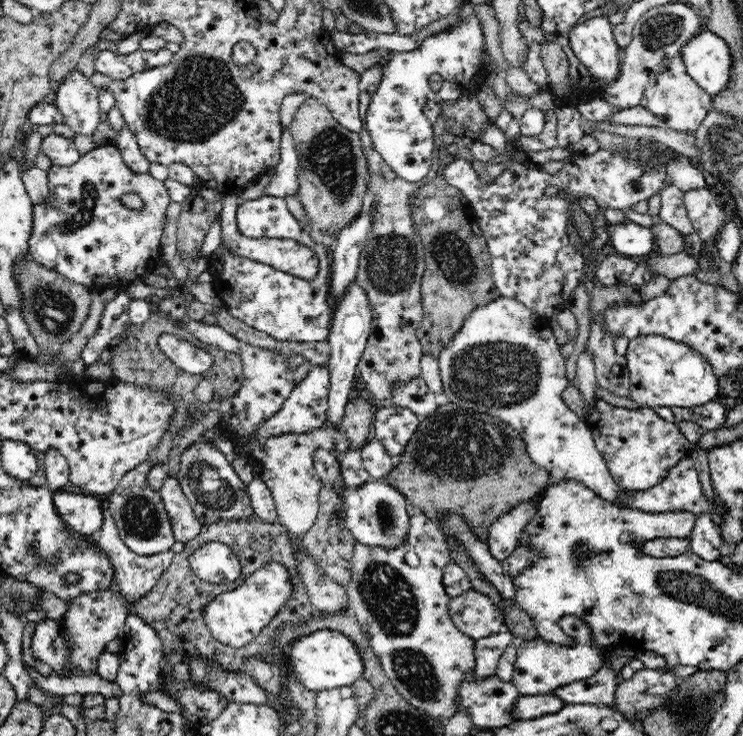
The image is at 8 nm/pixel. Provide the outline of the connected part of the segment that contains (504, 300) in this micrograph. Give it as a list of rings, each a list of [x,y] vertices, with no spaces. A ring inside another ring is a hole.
[[[504,296],[473,311],[464,320],[462,328],[452,336],[452,341],[443,346],[437,358],[444,394],[457,406],[489,414],[509,424],[525,440],[532,462],[550,473],[548,485],[562,479],[578,480],[600,498],[620,504],[622,489],[612,478],[604,454],[596,448],[589,426],[562,401],[562,393],[569,380],[561,348],[549,326],[550,319],[535,314],[518,300]]]

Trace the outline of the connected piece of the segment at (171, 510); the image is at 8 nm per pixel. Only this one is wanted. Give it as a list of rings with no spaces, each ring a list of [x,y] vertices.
[[[168,475],[164,486],[159,492],[166,509],[171,529],[174,532],[175,542],[184,544],[194,540],[201,532],[201,522],[196,518],[190,501],[187,499],[185,492],[178,478]]]

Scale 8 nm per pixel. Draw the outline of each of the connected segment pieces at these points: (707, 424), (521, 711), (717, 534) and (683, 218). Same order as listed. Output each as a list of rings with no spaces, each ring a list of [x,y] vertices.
[[[720,401],[708,402],[702,406],[690,408],[662,406],[657,408],[657,413],[664,420],[678,424],[682,421],[692,421],[702,427],[706,432],[716,430],[724,426],[726,407]]]
[[[555,694],[520,695],[514,703],[511,715],[517,720],[532,720],[540,715],[554,714],[566,702]]]
[[[700,514],[696,517],[690,536],[690,550],[707,561],[720,560],[720,548],[723,539],[721,530],[715,525],[709,514]]]
[[[676,185],[664,186],[661,194],[661,207],[659,217],[664,224],[670,224],[672,228],[676,228],[682,235],[690,236],[696,232],[685,205],[685,196]]]

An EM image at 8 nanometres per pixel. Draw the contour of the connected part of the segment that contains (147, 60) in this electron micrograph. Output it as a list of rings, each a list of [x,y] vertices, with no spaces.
[[[170,44],[156,52],[138,49],[128,55],[107,49],[98,50],[94,53],[94,70],[114,80],[125,80],[136,72],[169,64],[174,58],[174,53],[175,48]]]

